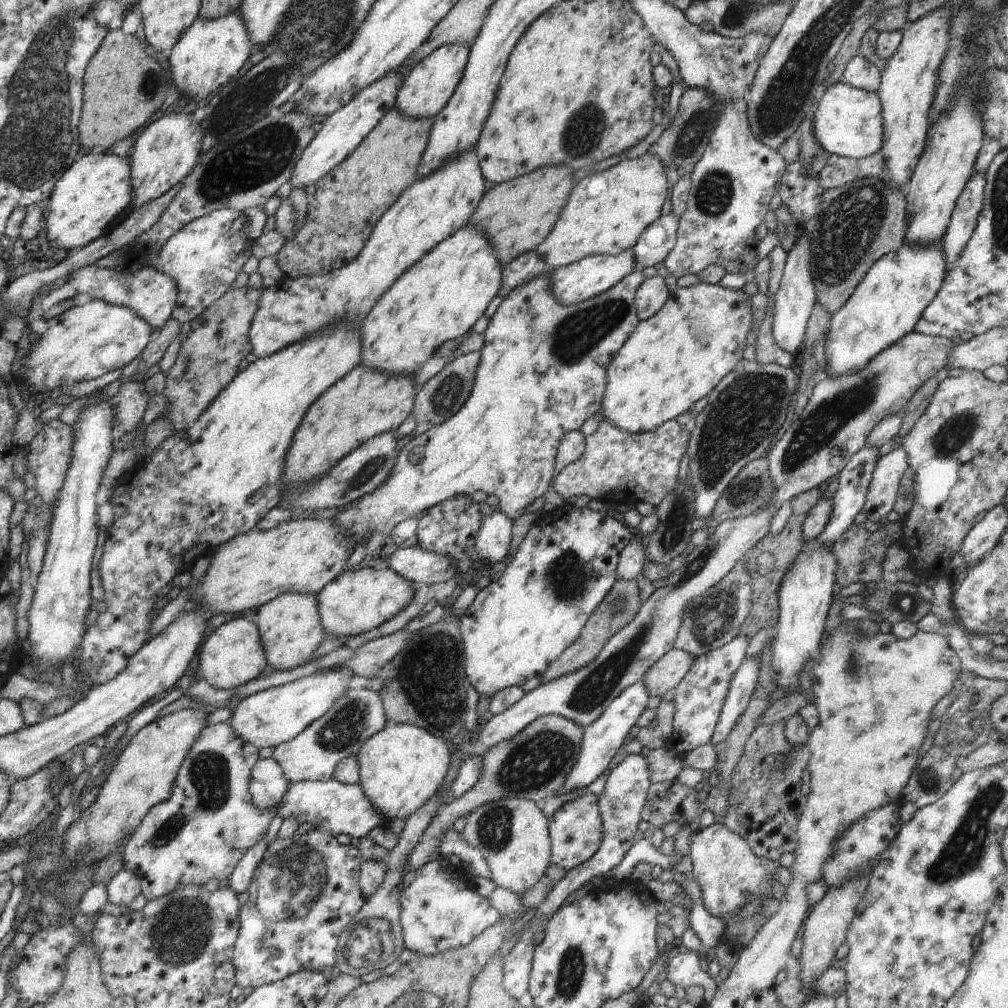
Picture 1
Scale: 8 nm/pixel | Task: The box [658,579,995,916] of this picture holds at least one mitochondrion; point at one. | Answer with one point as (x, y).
(713, 619)

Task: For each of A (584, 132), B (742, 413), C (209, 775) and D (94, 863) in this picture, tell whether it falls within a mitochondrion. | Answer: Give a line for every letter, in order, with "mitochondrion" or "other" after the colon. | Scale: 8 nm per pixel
A: mitochondrion
B: mitochondrion
C: mitochondrion
D: other

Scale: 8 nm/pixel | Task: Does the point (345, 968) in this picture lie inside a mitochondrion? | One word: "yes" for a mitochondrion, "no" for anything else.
yes

